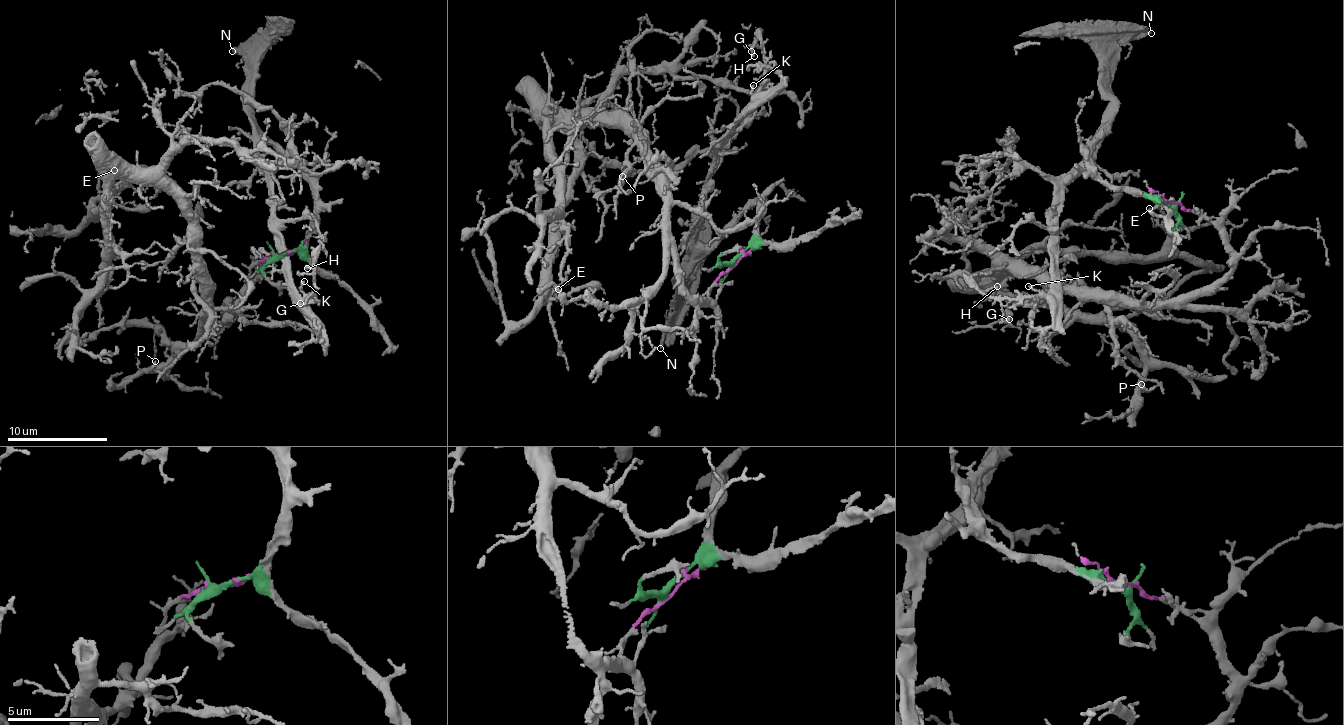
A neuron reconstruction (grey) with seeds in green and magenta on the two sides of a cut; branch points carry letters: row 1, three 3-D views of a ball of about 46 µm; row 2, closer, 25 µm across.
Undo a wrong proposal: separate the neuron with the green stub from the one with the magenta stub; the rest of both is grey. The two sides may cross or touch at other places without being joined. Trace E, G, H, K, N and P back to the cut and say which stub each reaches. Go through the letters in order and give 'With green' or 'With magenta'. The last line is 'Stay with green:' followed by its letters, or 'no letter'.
E: With magenta
G: With green
H: With green
K: With green
N: With green
P: With magenta
Stay with green: G, H, K, N

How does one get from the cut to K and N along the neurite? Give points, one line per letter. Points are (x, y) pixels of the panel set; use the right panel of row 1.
K: (1169, 205), (1109, 187), (1088, 142), (1102, 128), (1096, 158), (1064, 187), (1052, 226), (1054, 291), (1028, 285)
N: (1169, 205), (1139, 190), (1109, 187), (1089, 154), (1088, 142), (1110, 122), (1112, 53), (1127, 40), (1151, 33)

